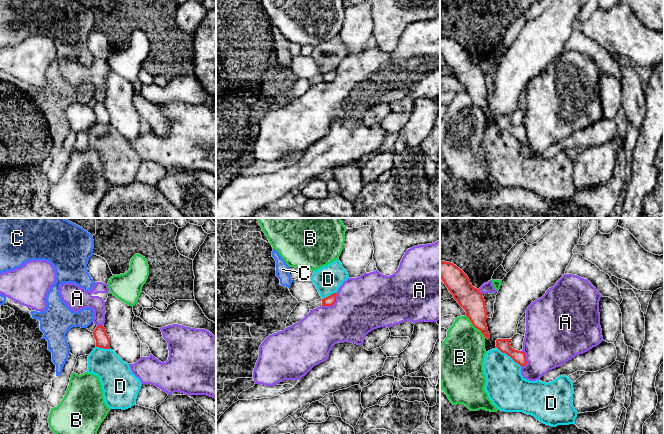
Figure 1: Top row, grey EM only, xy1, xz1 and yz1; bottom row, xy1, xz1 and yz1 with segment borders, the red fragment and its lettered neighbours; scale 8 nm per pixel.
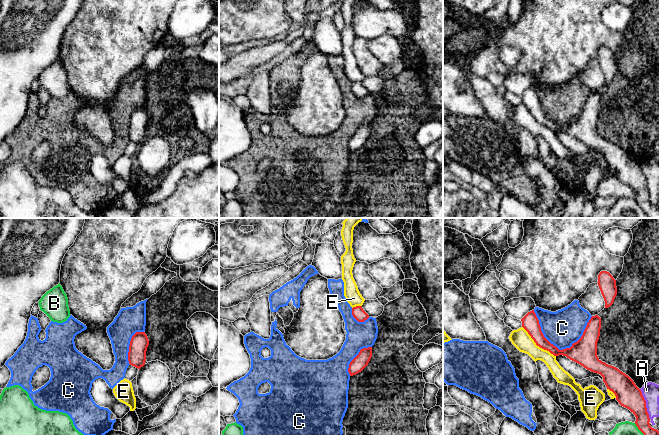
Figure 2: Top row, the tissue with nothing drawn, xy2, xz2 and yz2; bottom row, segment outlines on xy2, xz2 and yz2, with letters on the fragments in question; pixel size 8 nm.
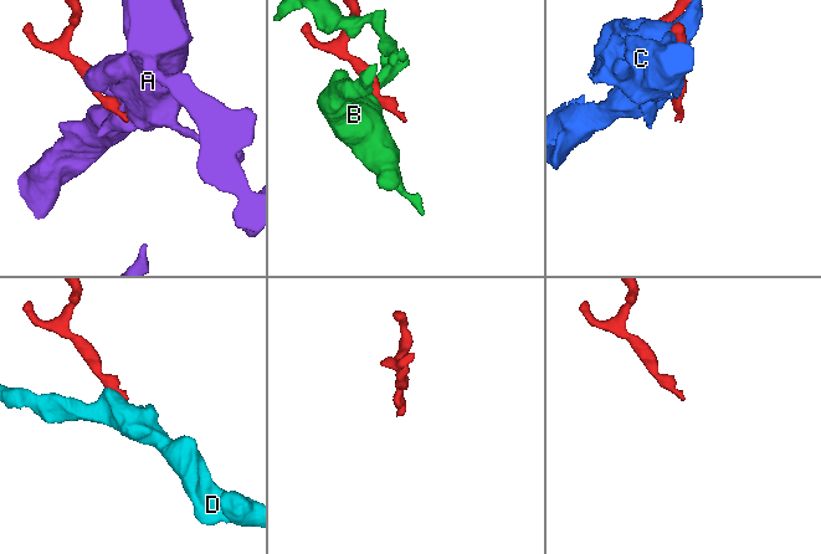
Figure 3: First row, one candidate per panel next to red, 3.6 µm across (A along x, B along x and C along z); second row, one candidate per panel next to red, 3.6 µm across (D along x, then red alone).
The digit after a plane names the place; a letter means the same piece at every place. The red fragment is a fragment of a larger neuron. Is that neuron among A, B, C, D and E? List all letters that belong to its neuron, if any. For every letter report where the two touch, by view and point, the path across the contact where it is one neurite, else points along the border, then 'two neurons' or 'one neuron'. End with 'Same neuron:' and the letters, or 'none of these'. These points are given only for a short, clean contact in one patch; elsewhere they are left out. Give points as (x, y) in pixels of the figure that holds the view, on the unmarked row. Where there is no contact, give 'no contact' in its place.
A: yz2 (645, 180) | two neurons
B: yz1 (474, 102) | along yz1 (466, 91), (484, 112) | two neurons
C: yz2 (560, 126) | two neurons
D: yz1 (508, 131) | across yz1 (503, 121), (504, 127), (508, 131), (505, 161) | one neuron
E: yz2 (537, 121) | two neurons
Same neuron: D

